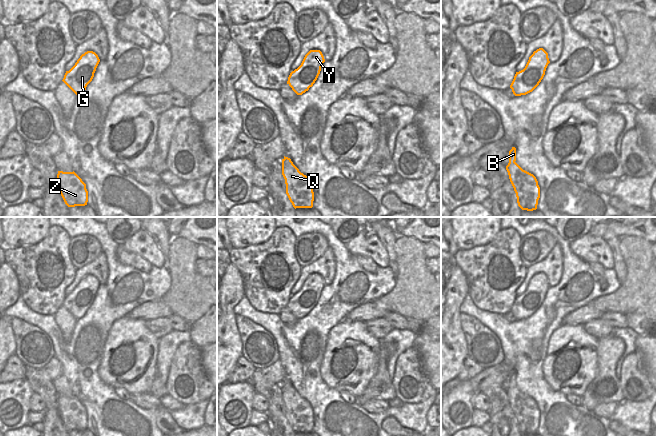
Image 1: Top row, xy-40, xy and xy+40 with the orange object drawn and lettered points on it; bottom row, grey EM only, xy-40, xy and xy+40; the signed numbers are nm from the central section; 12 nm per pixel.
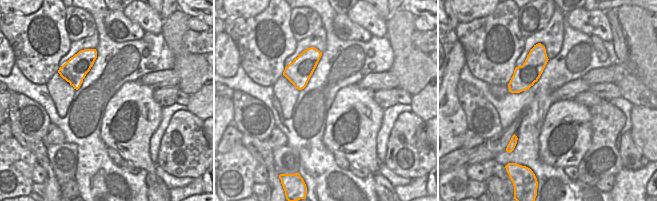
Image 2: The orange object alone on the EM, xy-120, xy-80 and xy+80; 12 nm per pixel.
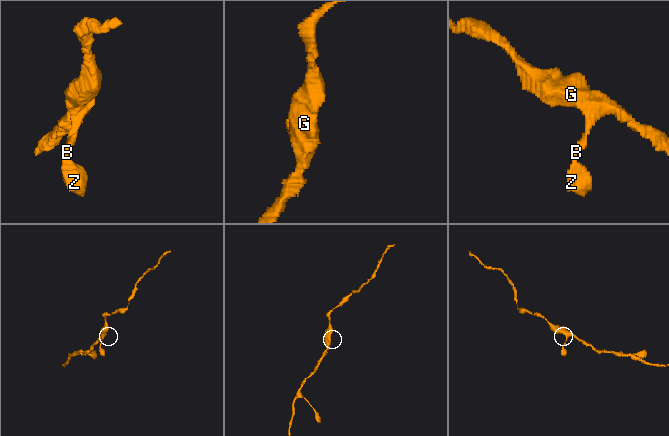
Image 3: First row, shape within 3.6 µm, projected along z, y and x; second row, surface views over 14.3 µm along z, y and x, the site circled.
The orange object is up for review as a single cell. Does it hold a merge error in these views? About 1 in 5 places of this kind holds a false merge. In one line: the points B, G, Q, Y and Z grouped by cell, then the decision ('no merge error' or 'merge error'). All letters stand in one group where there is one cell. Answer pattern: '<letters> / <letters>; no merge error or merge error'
B G Q Y Z; no merge error

